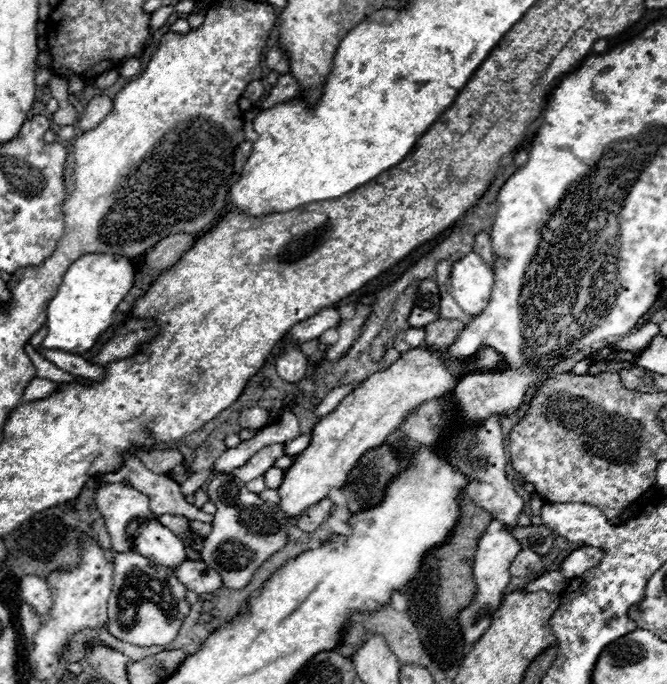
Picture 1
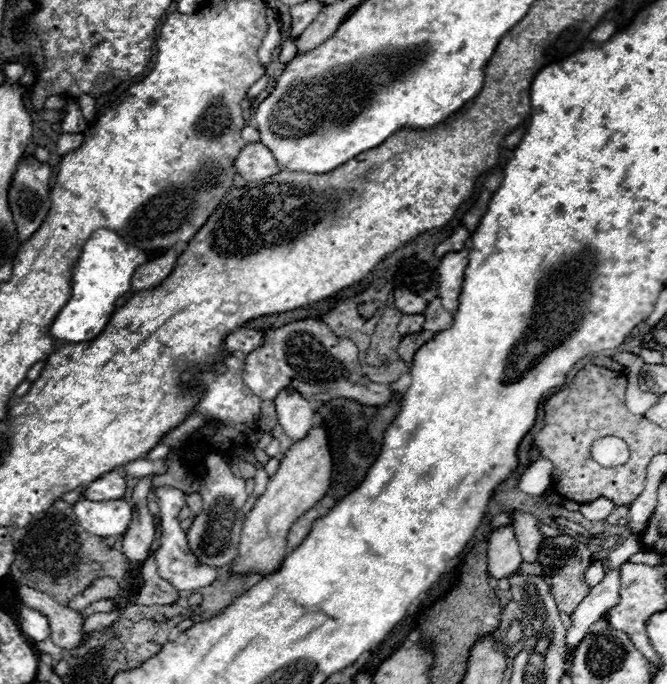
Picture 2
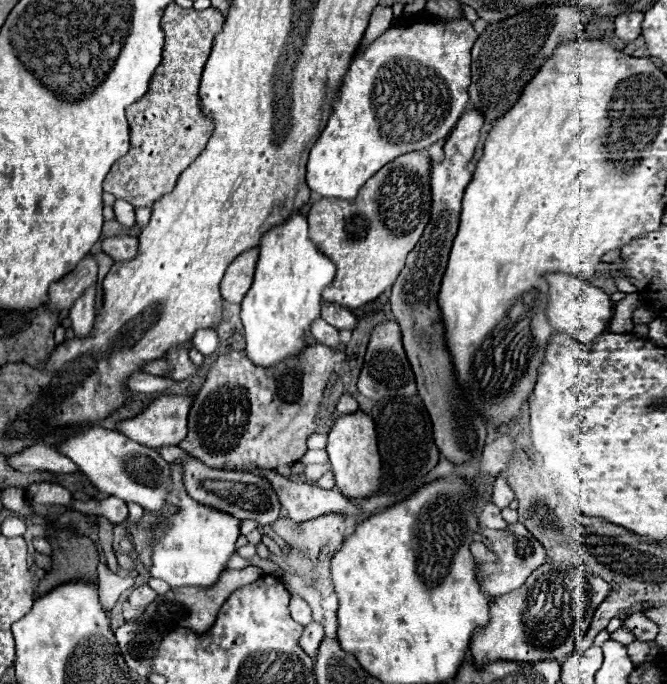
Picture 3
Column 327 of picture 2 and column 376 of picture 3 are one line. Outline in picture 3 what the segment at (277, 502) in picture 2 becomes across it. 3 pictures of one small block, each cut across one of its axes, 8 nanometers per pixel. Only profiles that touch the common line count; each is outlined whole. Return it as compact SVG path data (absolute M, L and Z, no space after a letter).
M348 414L340 416L334 426L328 432L328 456L330 466L336 476L336 486L342 490L342 494L350 500L364 500L370 498L374 492L380 490L382 484L382 460L378 452L378 438L374 422L364 414Z

